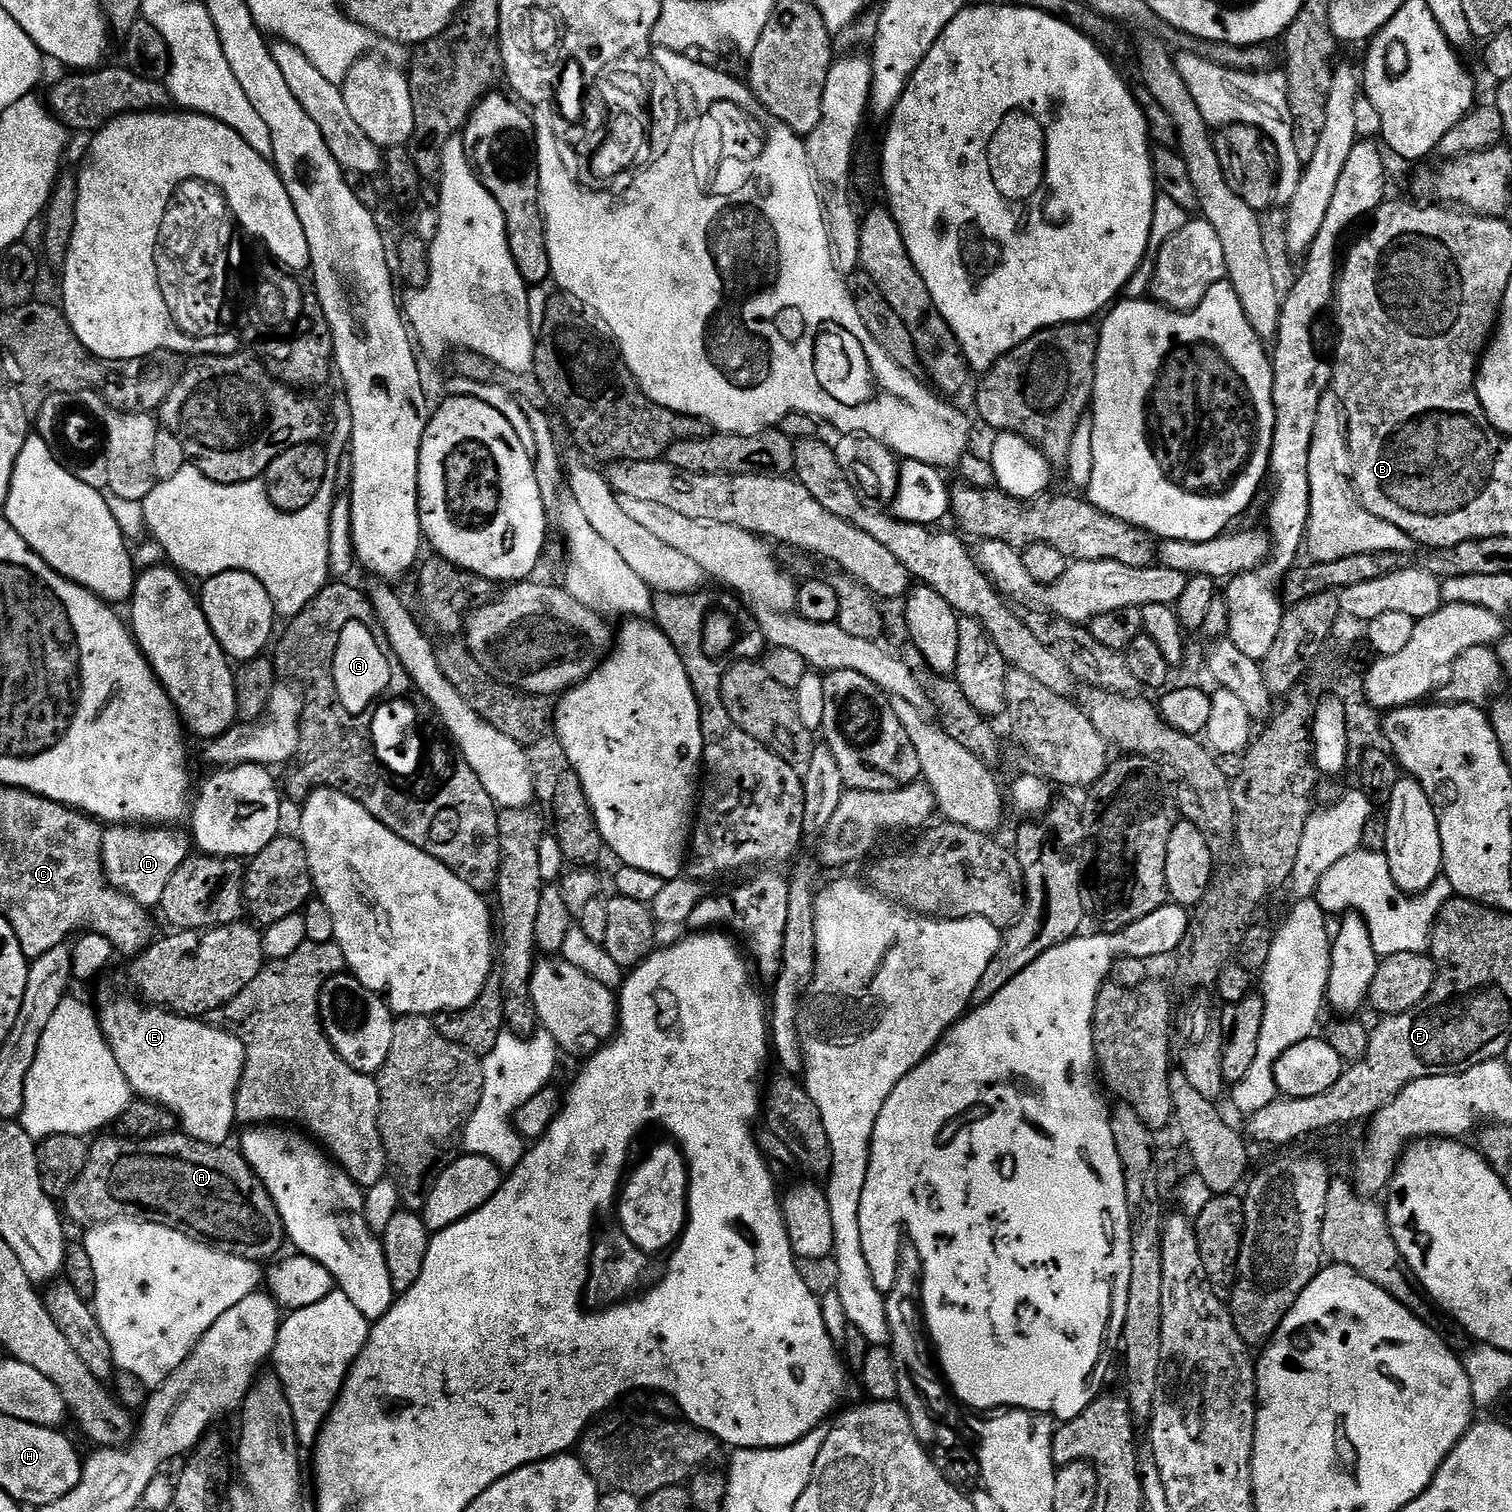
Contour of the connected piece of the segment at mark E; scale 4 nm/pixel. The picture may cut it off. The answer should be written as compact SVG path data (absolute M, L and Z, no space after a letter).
M116 996L98 1008L102 1034L110 1050L114 1050L114 1058L118 1058L118 1066L122 1066L122 1072L126 1074L133 1093L139 1099L151 1100L174 1113L183 1135L193 1136L207 1144L227 1145L232 1127L238 1124L236 1095L246 1062L244 1043L233 1032L203 1019L180 1016L177 1012L145 1006L139 999L136 1000L128 996Z

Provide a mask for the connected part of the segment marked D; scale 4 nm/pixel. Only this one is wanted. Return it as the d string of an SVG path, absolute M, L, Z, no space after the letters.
M112 826L102 838L104 876L109 885L125 892L144 908L157 907L166 894L166 885L174 878L174 870L190 855L190 836L187 831L175 832L172 826Z

